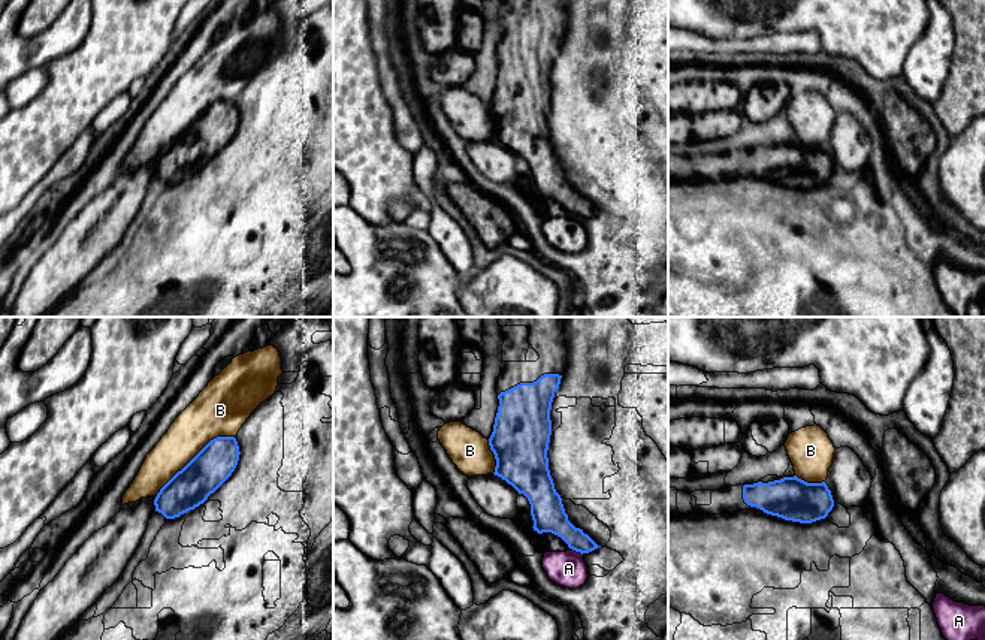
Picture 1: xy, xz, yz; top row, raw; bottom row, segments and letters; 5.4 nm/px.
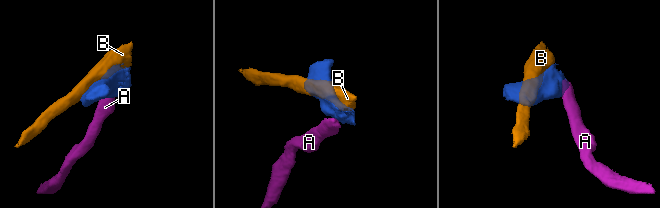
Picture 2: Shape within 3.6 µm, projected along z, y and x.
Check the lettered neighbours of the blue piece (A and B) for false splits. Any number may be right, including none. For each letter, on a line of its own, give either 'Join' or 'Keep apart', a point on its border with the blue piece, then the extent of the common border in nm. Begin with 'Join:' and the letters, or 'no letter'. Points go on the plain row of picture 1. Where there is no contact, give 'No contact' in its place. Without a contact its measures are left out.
Join: no letter
A: Keep apart. Touches blue at xz (577, 216). Shared border 70 nm
B: Keep apart. Touches blue at xy (195, 121). Shared border 550 nm

